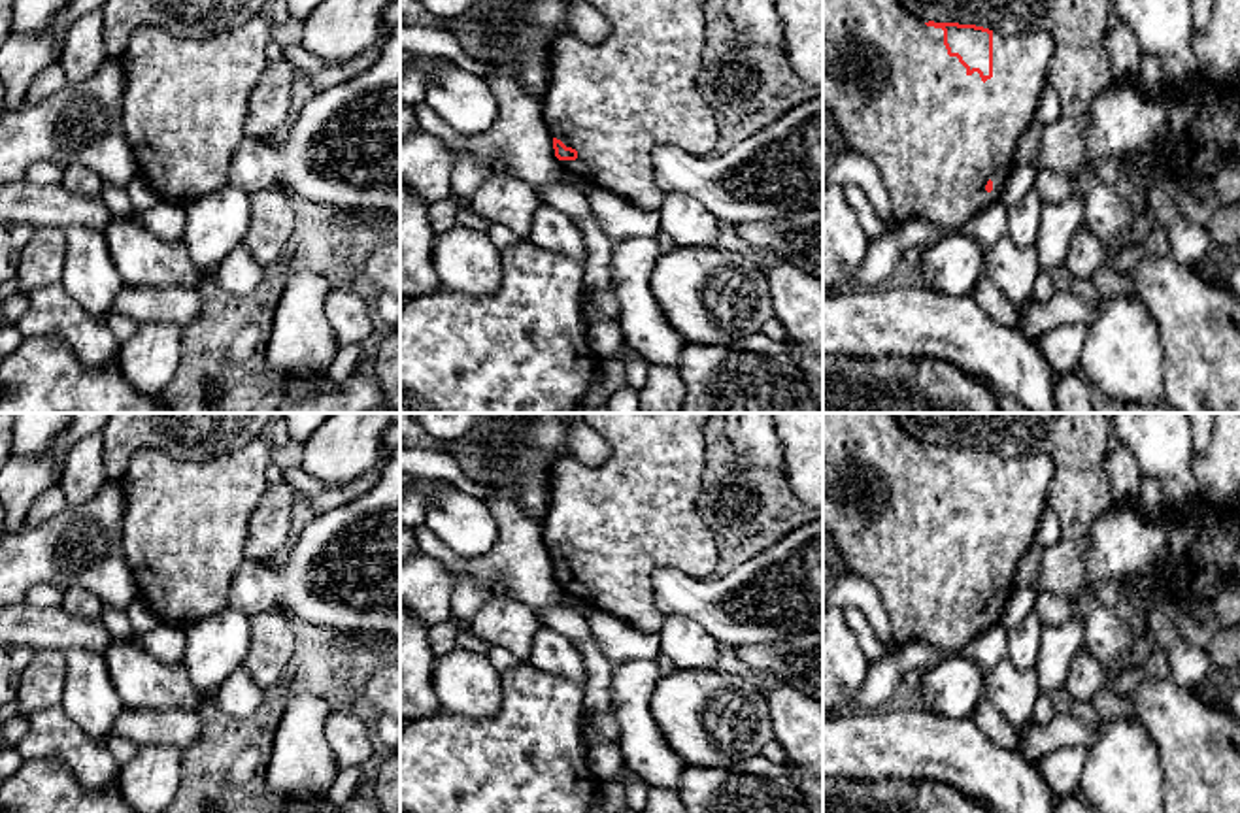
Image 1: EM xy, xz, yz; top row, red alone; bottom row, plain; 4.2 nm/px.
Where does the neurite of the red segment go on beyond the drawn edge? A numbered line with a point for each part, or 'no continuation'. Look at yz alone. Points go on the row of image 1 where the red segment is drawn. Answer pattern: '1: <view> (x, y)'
1: yz (937, 136)

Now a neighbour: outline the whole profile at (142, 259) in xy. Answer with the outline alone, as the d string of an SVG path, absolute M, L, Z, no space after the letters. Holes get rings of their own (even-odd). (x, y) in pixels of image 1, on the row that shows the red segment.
M130 217L111 221L104 238L125 285L196 289L213 274L194 266L179 240L164 241Z

